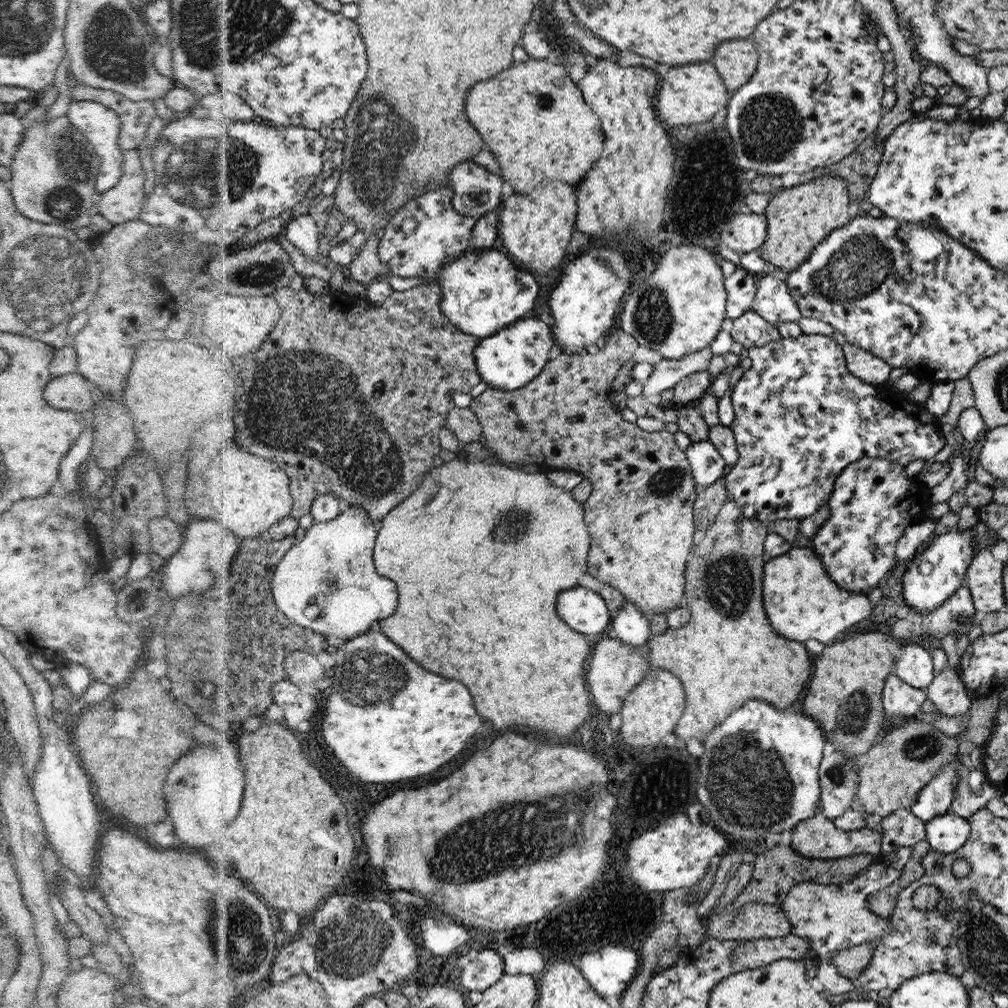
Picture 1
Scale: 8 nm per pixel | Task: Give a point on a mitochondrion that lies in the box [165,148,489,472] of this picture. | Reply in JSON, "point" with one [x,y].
{"point":[259,275]}

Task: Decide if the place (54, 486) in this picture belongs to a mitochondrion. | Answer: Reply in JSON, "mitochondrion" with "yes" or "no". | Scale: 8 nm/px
{"mitochondrion":"no"}

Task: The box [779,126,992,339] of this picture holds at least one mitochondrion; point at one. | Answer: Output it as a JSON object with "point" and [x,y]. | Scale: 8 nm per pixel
{"point":[855,268]}

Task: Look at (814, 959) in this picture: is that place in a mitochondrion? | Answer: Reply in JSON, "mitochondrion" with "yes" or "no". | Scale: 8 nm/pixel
{"mitochondrion":"no"}

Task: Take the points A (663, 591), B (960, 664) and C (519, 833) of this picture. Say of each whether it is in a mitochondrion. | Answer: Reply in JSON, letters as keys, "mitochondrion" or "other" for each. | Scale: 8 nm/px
{"A":"other","B":"other","C":"mitochondrion"}

